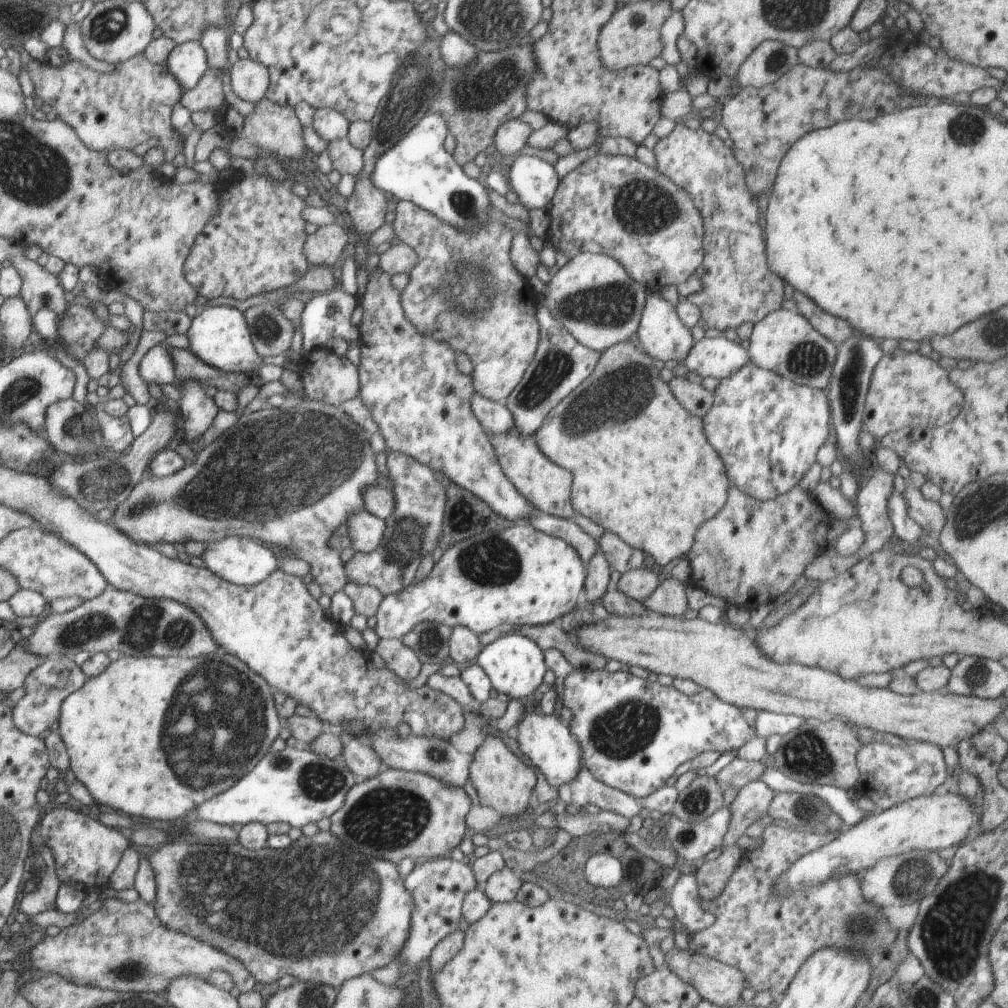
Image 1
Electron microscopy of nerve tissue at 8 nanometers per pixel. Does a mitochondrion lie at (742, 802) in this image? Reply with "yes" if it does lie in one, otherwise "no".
no

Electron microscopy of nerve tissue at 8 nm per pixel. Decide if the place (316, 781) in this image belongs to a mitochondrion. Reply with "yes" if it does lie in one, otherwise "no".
yes

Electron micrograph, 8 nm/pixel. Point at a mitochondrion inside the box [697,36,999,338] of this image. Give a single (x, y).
(965, 129)

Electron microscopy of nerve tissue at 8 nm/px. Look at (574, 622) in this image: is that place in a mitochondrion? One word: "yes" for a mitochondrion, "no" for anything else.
no

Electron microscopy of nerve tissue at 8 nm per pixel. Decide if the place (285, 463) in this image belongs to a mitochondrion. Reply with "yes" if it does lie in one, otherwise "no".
yes

